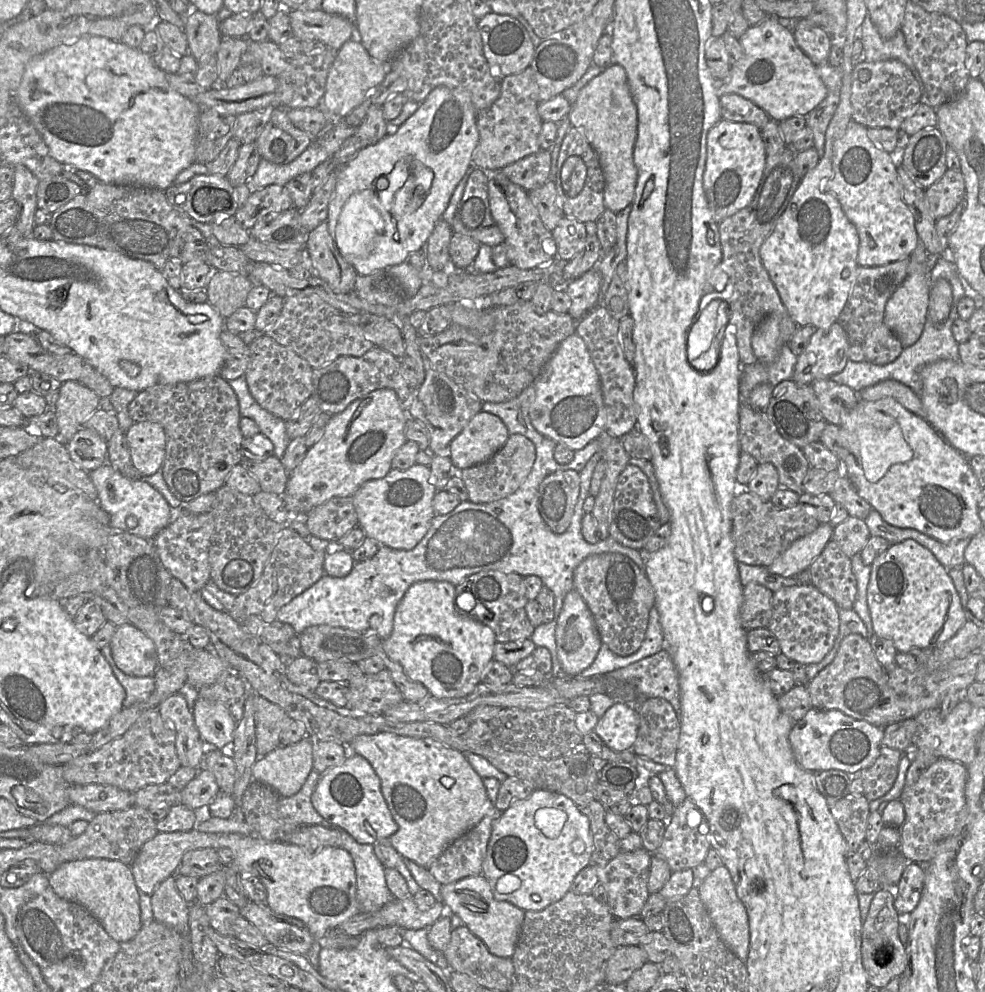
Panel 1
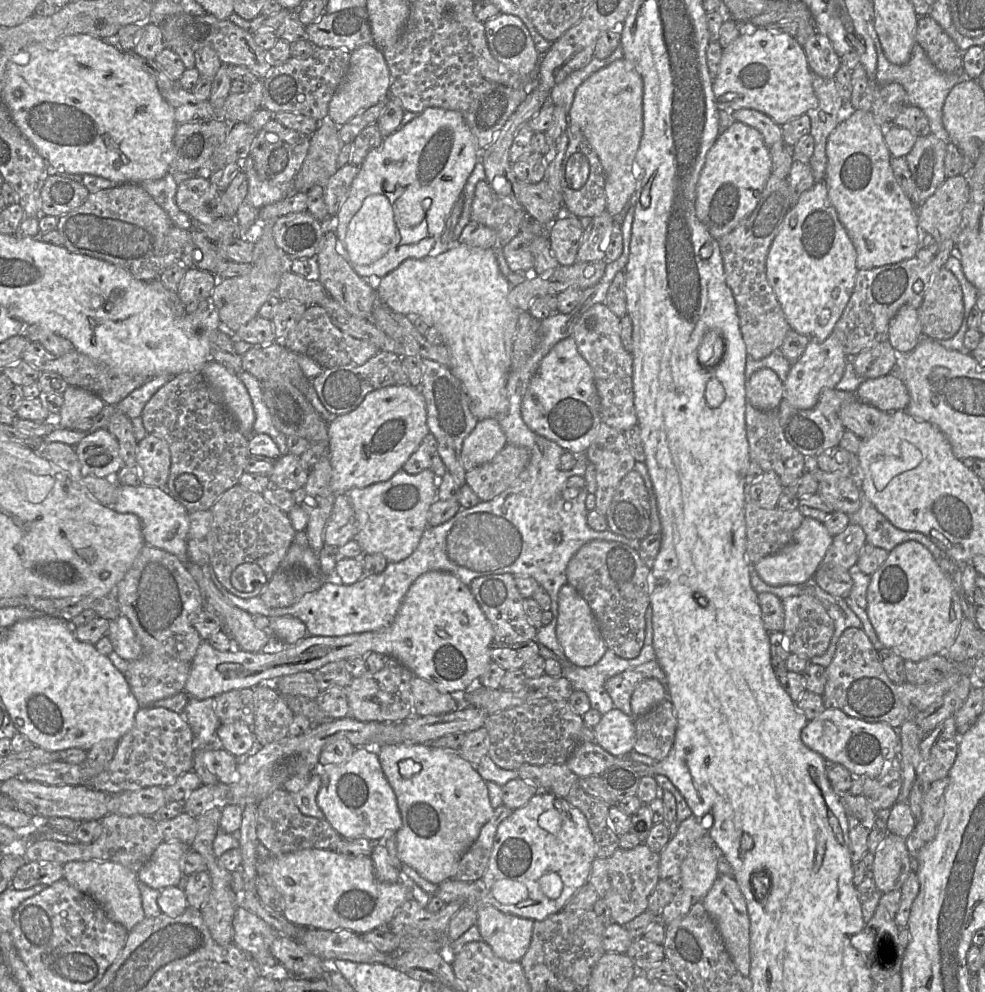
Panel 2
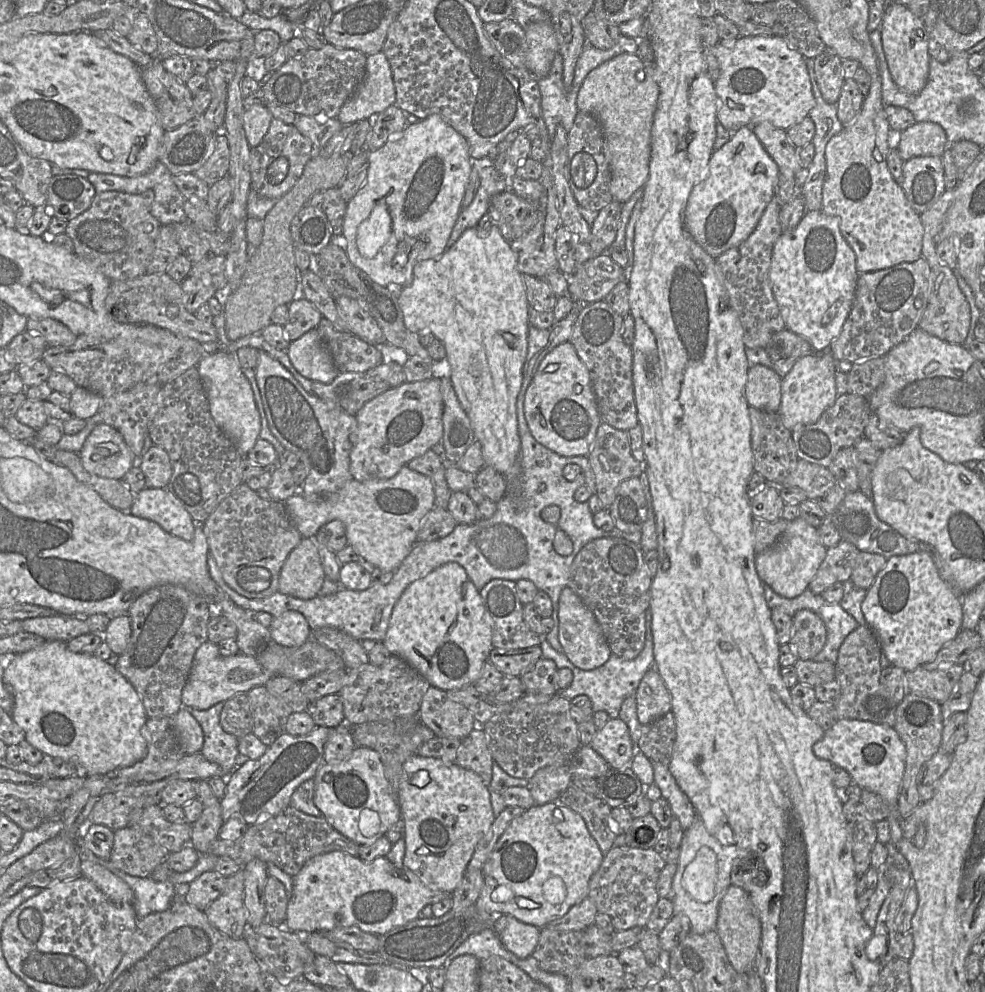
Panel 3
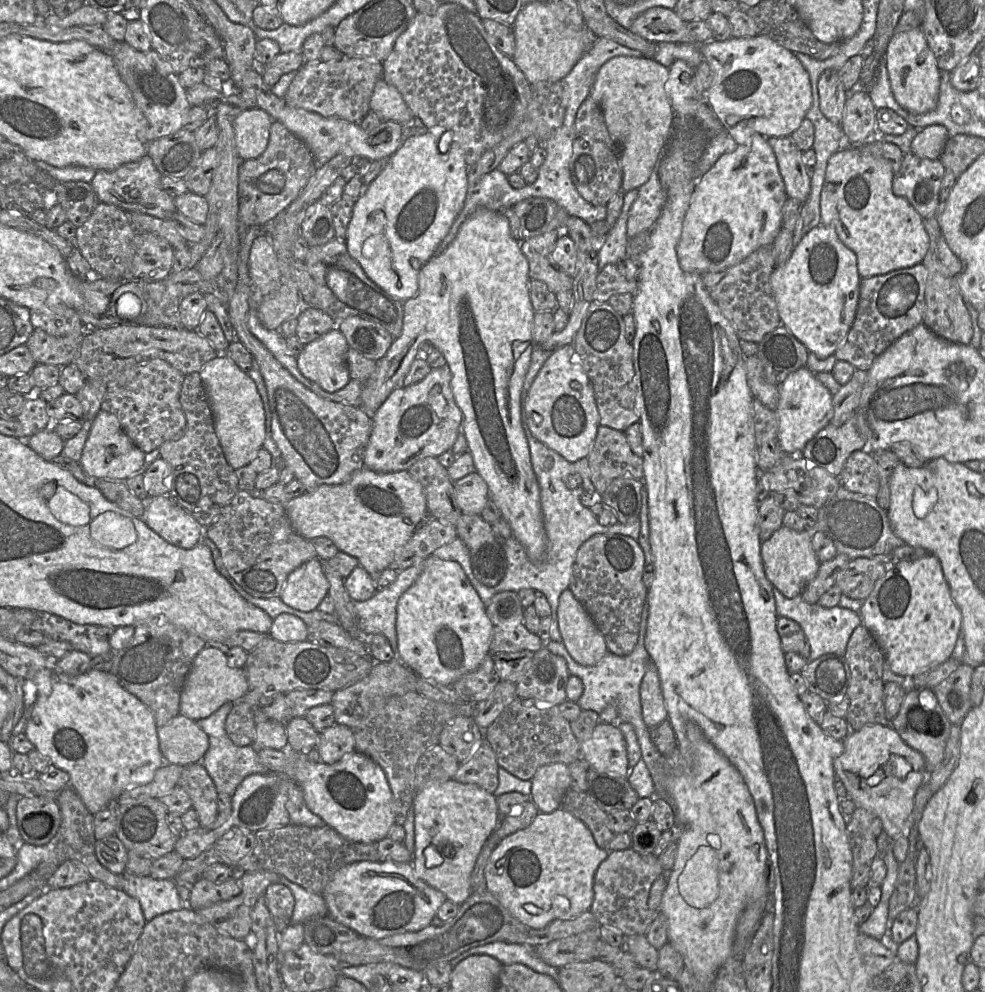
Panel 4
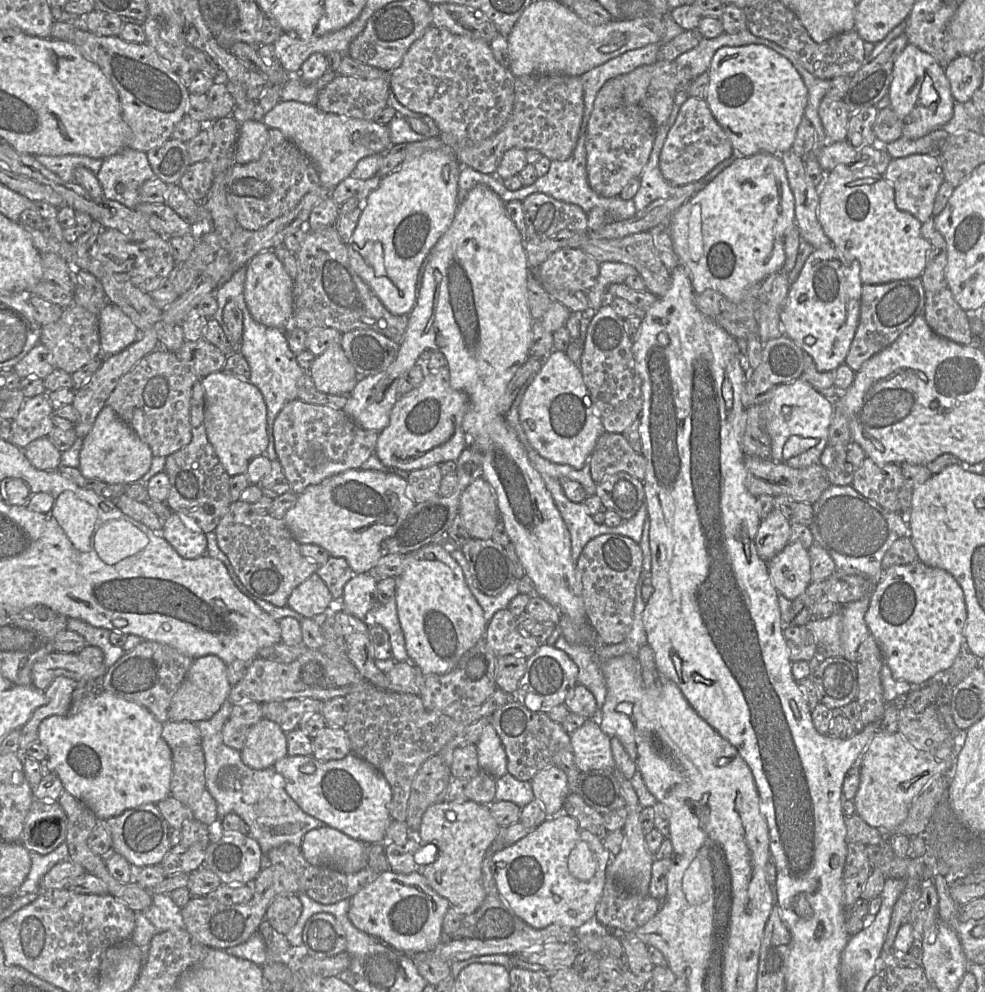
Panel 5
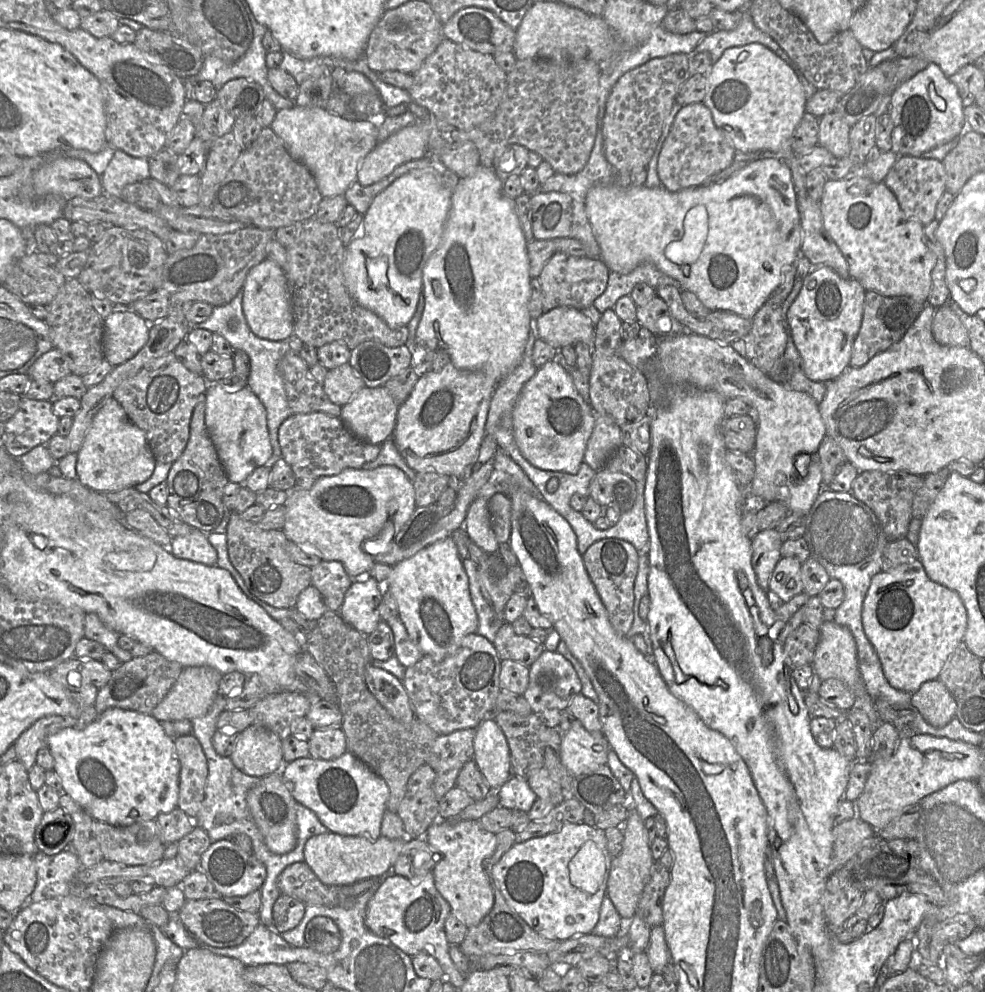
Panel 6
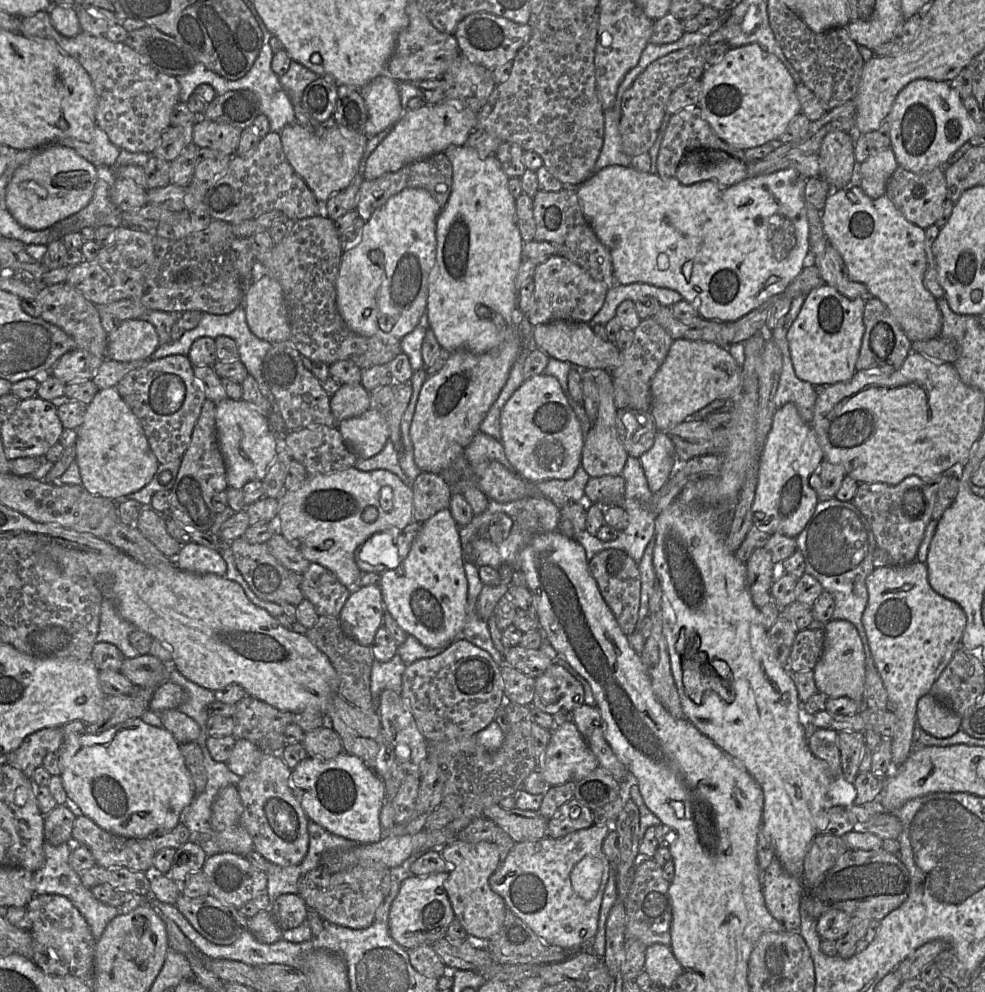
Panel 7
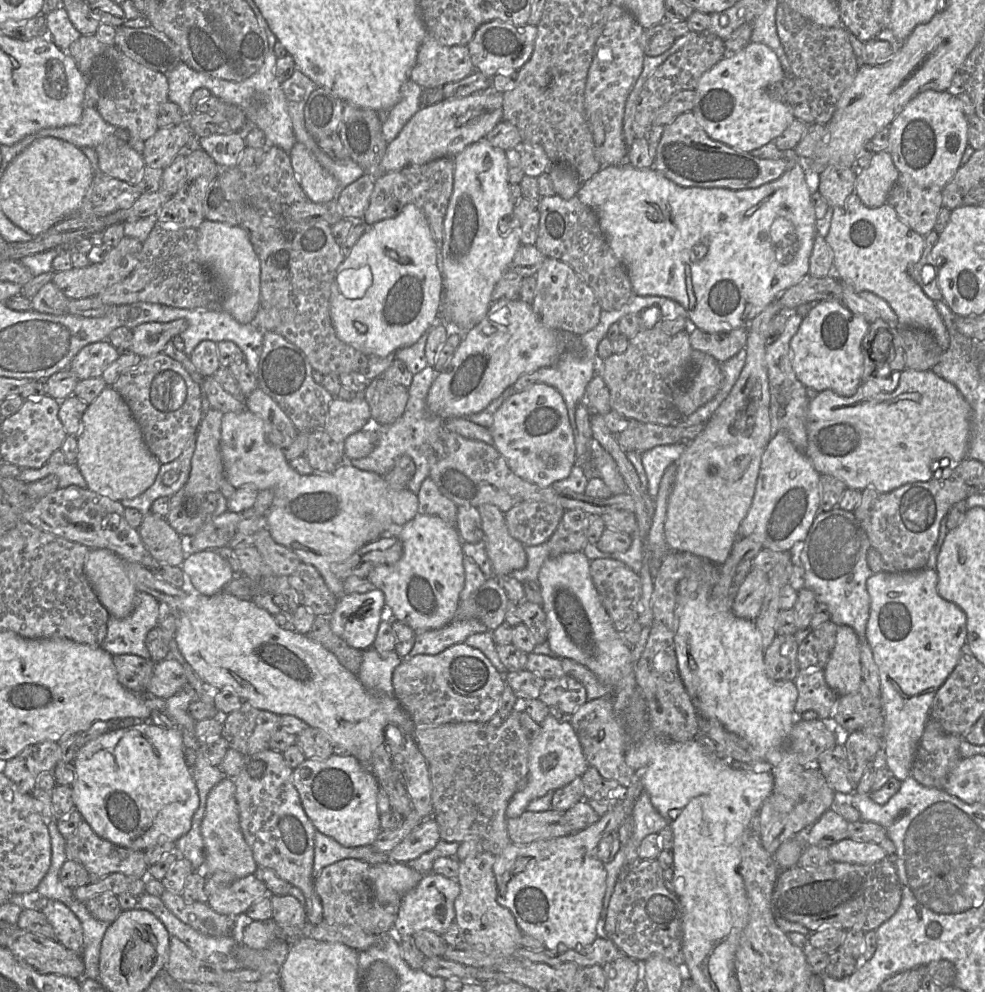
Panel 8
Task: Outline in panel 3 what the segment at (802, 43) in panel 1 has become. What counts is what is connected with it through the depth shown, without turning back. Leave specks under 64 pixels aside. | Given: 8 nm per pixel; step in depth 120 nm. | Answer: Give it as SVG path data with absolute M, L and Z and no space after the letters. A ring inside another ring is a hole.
M826 48L814 58L814 72L823 99L837 104L845 80L842 59L833 49Z

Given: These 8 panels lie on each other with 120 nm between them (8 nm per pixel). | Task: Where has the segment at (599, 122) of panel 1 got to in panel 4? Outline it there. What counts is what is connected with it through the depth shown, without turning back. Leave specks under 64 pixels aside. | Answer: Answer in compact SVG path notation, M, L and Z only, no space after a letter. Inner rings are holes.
M616 56L599 69L589 96L600 106L608 132L620 147L624 192L645 184L666 149L673 127L673 109L665 90L667 67L653 58Z

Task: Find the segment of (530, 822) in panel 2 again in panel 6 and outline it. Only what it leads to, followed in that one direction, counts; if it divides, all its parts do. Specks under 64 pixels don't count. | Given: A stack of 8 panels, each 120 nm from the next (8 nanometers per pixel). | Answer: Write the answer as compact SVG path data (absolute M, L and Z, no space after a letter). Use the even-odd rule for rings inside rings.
M566 823L557 832L515 843L493 866L492 876L507 904L533 930L562 942L592 933L597 925L612 859L605 830Z

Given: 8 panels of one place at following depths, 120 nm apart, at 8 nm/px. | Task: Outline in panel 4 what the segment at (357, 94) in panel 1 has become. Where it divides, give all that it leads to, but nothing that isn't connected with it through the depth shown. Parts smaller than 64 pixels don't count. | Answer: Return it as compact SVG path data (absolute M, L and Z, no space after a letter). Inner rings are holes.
M381 78L375 84L370 99L370 111L382 121L392 120L401 125L413 119L413 113L405 103L400 92Z

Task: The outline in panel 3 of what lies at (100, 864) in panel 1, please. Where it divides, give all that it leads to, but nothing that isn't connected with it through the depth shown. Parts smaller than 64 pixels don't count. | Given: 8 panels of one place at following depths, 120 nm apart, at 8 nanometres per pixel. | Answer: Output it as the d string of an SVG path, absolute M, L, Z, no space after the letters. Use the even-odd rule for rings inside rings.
M86 860L81 862L82 876L92 881L111 901L133 906L134 892L121 878L104 866Z

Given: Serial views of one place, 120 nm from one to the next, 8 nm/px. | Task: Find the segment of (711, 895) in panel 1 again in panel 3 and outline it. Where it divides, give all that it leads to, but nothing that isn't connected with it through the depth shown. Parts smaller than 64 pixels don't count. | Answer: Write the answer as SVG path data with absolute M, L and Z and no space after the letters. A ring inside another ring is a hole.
M731 884L721 899L716 930L733 968L739 973L749 974L755 968L755 960L759 952L761 922L748 893L739 886Z

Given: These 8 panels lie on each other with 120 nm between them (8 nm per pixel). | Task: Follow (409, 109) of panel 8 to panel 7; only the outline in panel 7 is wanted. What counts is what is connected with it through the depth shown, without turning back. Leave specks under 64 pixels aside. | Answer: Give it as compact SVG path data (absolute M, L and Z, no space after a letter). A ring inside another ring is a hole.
M381 74L360 90L368 111L365 135L368 140L380 132L391 129L402 117L403 109L398 82Z

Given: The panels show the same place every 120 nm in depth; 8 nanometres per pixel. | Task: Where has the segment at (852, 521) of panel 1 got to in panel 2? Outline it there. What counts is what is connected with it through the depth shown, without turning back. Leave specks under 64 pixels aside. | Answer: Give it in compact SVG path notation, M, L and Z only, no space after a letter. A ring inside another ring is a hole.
M849 523L841 533L833 536L822 564L848 571L853 565L857 564L860 552L865 544L866 535L862 527Z

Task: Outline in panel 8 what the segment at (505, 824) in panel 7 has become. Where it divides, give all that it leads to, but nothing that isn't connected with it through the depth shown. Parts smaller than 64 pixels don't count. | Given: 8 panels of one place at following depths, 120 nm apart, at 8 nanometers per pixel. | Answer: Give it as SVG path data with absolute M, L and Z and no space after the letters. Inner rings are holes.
M548 810L544 812L525 811L519 817L507 818L507 831L511 843L529 844L567 836L572 833L565 812Z

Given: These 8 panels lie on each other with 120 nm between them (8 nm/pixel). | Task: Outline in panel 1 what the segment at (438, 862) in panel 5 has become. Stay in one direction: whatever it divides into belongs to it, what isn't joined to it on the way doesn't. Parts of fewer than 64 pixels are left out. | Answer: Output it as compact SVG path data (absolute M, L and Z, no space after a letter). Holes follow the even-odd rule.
M382 732L373 735L360 735L357 736L350 744L352 750L360 756L363 756L369 761L373 769L379 776L381 780L381 790L388 805L389 810L399 828L395 834L393 834L389 839L391 845L396 849L396 851L418 865L428 869L430 865L459 837L464 835L475 825L477 825L485 816L491 815L495 812L496 808L494 804L490 801L486 788L483 784L483 779L476 773L471 764L468 762L466 756L453 748L447 747L442 743L435 741L430 738L413 738L407 736L401 736L394 733Z

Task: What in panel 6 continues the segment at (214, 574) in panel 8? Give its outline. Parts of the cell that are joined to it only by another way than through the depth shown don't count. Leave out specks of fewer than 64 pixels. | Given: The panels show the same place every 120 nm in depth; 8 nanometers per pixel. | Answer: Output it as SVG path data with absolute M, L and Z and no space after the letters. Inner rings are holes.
M193 529L188 535L172 538L169 547L164 547L175 557L213 566L217 563L217 551L206 534Z

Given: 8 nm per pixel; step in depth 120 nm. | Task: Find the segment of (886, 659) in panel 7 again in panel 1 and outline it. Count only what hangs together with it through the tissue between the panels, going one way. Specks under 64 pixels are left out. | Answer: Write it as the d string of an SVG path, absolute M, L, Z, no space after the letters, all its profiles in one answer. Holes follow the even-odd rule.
M913 539L892 544L871 565L867 589L867 604L873 631L893 642L898 652L909 653L913 648L933 649L951 639L967 622L964 608L954 583L946 569L926 547Z

